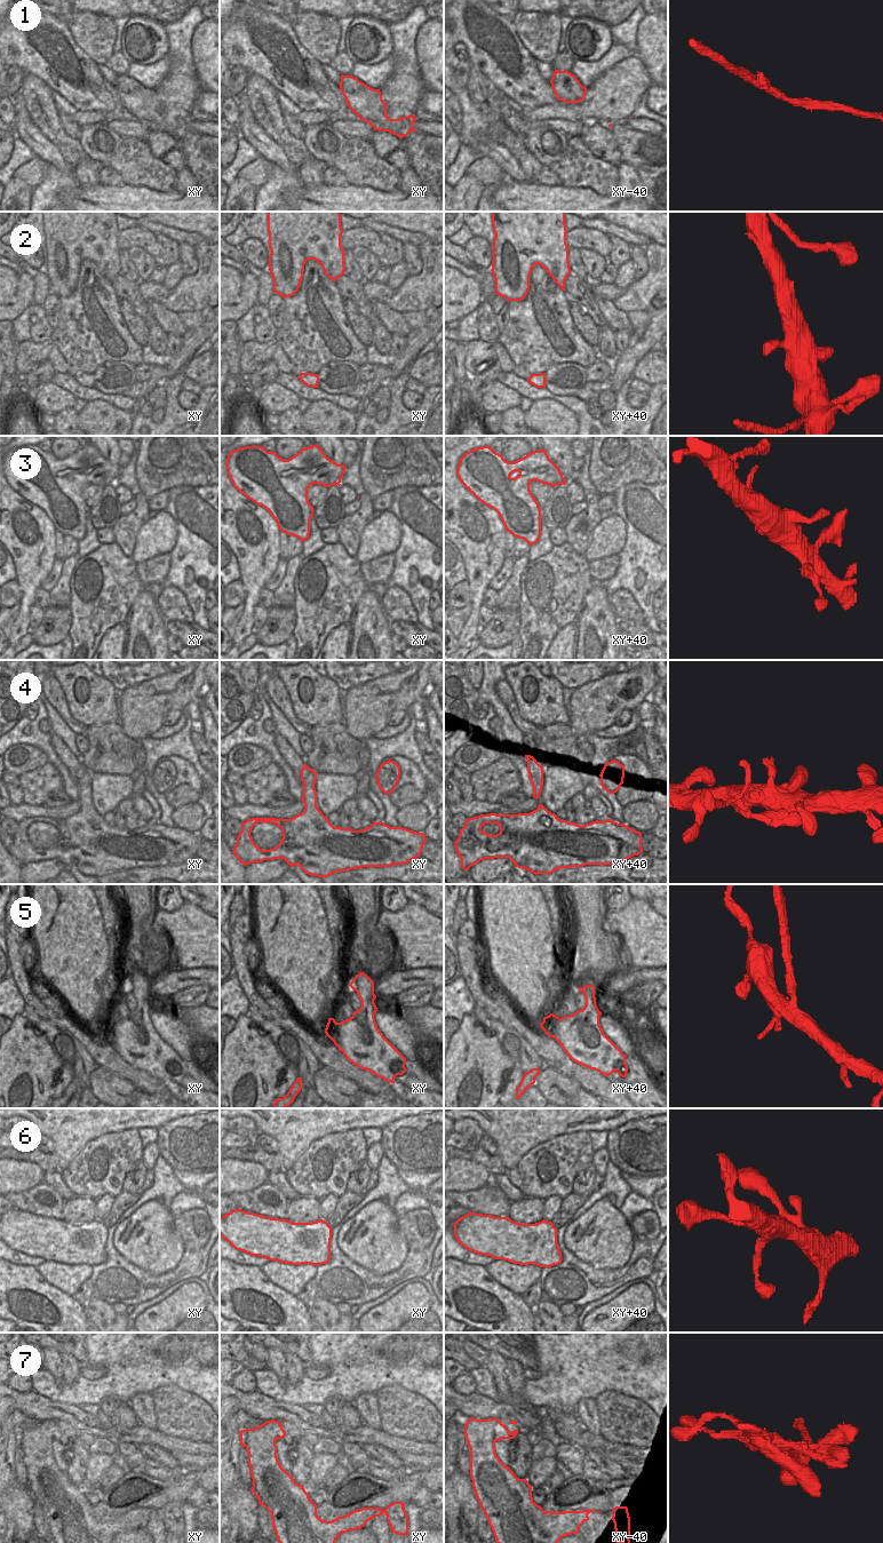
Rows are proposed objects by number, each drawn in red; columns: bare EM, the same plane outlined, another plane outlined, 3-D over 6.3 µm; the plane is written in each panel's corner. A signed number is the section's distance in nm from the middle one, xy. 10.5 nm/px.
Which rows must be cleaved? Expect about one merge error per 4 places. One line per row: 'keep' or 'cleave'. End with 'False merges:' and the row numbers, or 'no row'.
1: keep
2: keep
3: keep
4: keep
5: keep
6: keep
7: cleave
False merges: 7

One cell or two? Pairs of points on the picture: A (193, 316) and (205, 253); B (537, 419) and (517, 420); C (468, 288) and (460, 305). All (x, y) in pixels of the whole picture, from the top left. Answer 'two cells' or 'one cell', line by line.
A: two cells
B: two cells
C: one cell

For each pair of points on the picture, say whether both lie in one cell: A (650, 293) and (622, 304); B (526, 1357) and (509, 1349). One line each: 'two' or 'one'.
A: one
B: one

